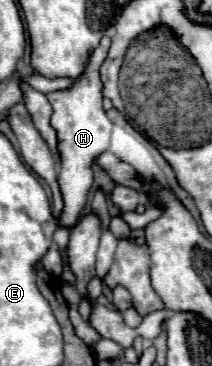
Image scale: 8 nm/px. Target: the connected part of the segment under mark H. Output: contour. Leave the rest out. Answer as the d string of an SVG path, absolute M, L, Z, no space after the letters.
M104 36L100 40L100 46L92 52L88 66L84 72L72 80L72 86L66 90L50 92L48 102L54 108L52 114L52 126L58 132L58 150L60 150L60 190L64 196L64 212L60 216L60 224L64 226L74 226L84 204L88 190L92 186L92 160L108 150L110 146L110 134L112 134L112 122L108 120L104 108L102 108L102 80L100 80L100 66L108 54L110 48L110 38Z

